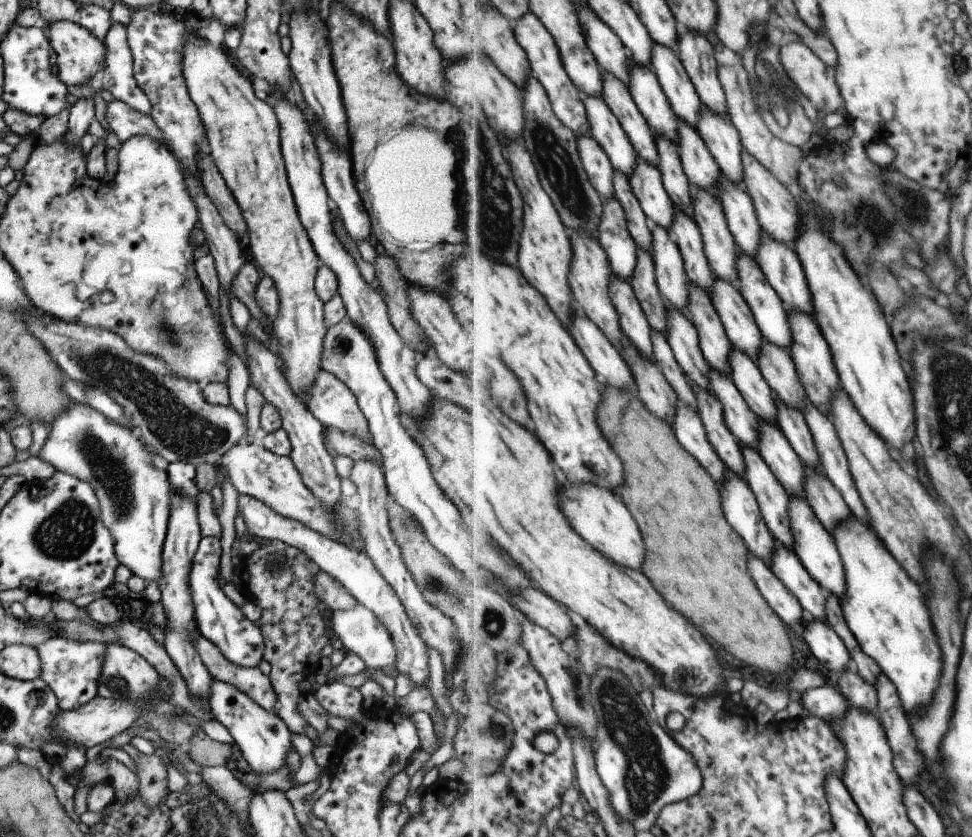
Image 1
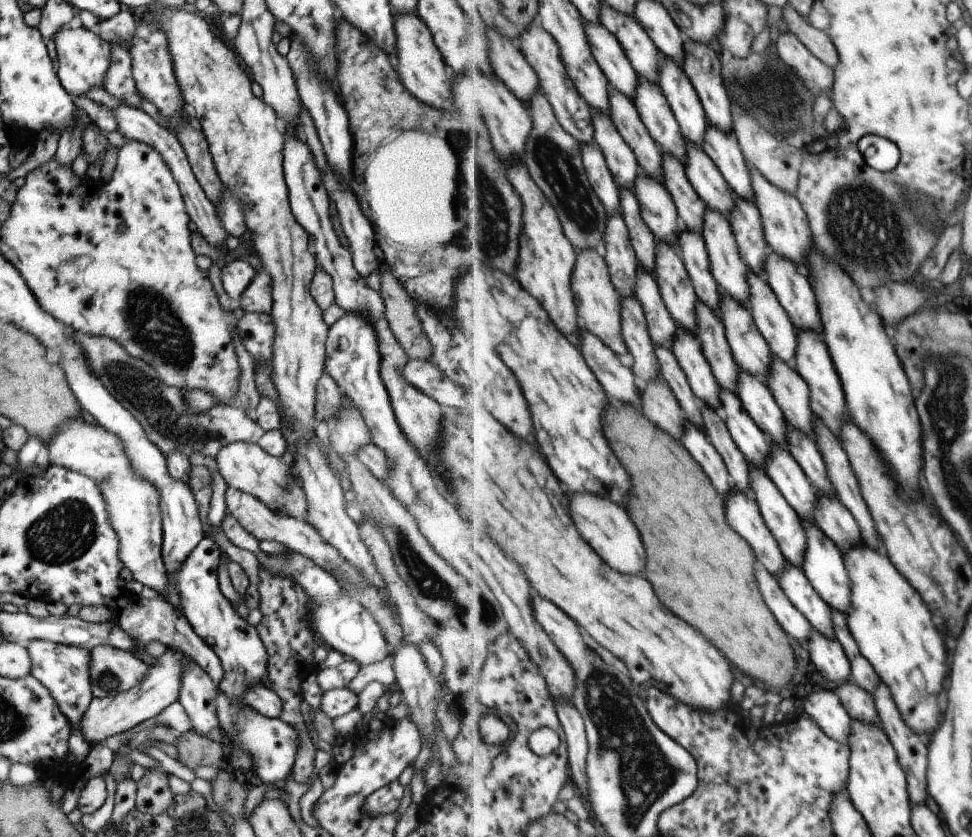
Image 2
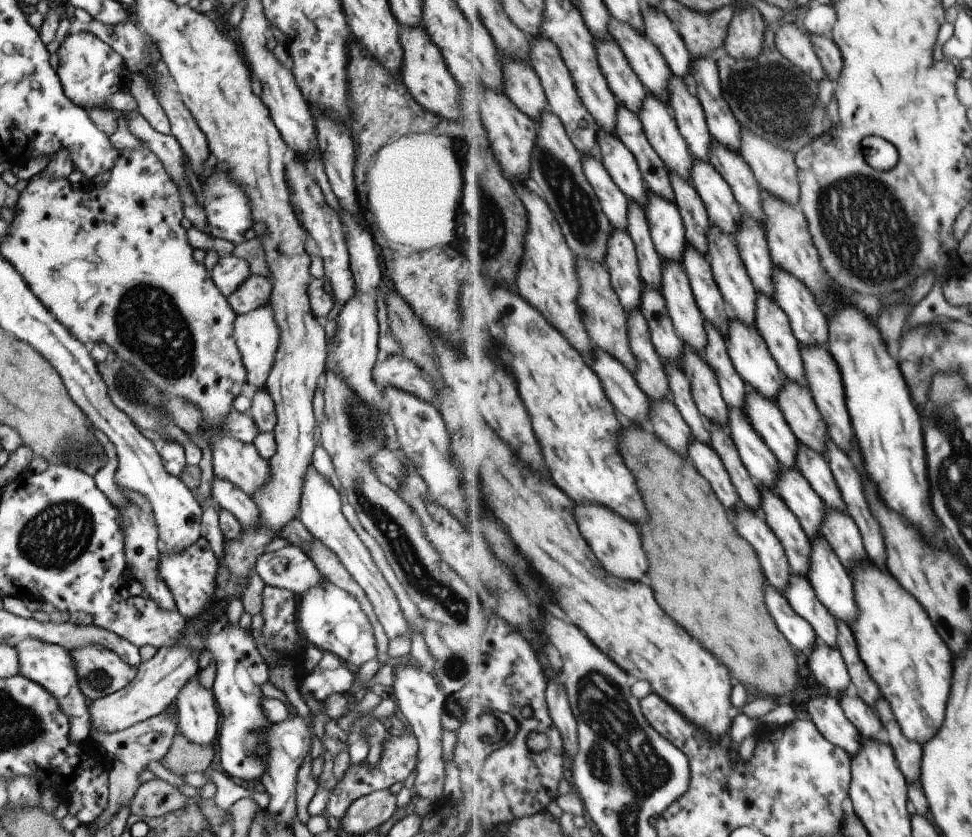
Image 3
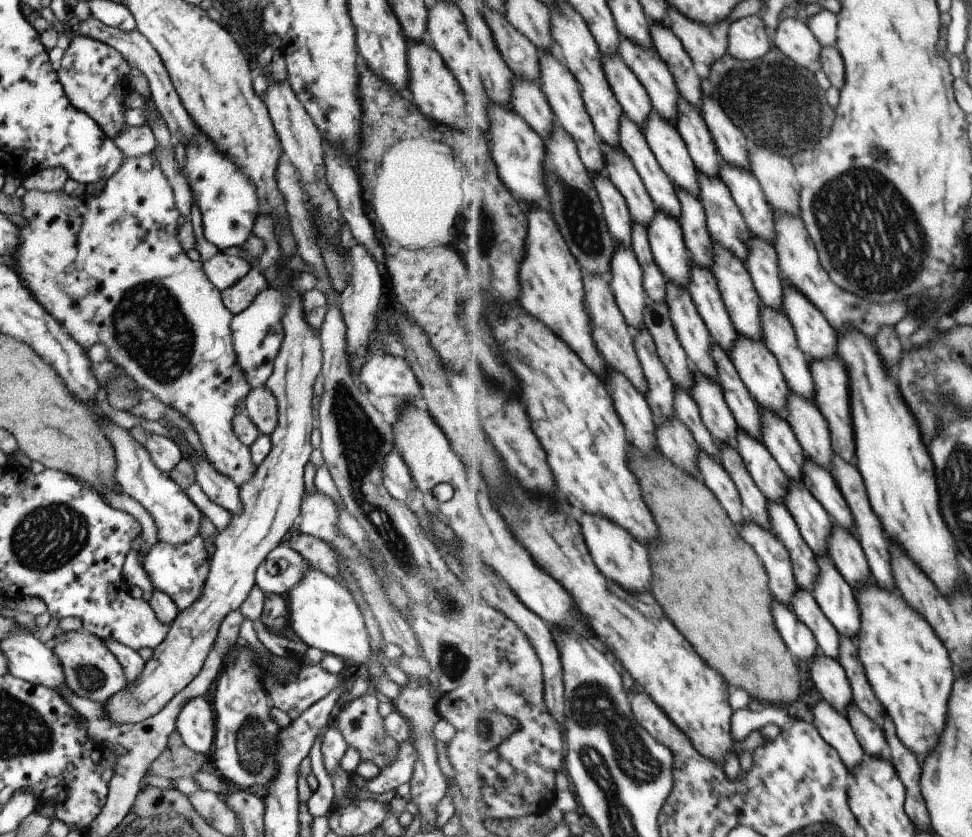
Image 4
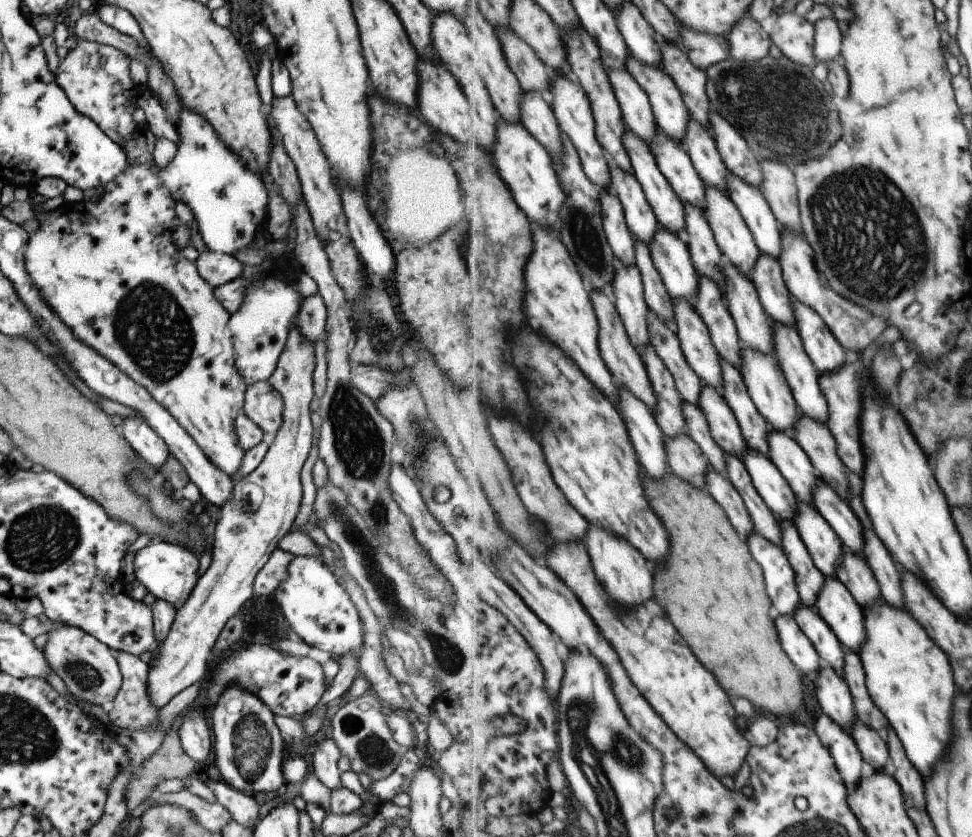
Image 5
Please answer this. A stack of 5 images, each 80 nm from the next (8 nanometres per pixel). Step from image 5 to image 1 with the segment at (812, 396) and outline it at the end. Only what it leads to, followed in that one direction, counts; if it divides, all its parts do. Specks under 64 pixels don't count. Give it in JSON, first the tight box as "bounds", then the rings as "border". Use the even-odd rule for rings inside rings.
{"bounds":[737,250,794,352],"border":[[[740,250],[739,260],[737,260],[737,270],[739,270],[739,276],[741,276],[739,290],[756,316],[757,325],[764,334],[764,339],[774,342],[792,352],[791,345],[793,345],[794,330],[791,330],[789,311],[784,305],[783,300],[779,297],[779,294],[767,281],[763,270],[761,270],[761,266],[751,256],[747,256],[745,252]]]}

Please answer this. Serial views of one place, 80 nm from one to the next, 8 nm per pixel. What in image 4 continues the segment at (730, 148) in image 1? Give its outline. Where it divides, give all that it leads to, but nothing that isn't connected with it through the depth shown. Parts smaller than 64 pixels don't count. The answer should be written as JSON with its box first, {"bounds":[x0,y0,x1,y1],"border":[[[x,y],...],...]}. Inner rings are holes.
{"bounds":[720,162,776,244],"border":[[[720,162],[720,177],[729,185],[751,232],[774,244],[776,220],[759,179],[743,167]]]}

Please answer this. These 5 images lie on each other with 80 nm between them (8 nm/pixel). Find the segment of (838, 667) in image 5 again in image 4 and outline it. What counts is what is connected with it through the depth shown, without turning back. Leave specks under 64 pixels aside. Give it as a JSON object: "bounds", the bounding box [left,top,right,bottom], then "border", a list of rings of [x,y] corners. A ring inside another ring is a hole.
{"bounds":[791,589,842,659],"border":[[[797,589],[791,608],[815,634],[820,646],[819,653],[839,659],[842,634],[829,620],[815,594],[807,589]]]}

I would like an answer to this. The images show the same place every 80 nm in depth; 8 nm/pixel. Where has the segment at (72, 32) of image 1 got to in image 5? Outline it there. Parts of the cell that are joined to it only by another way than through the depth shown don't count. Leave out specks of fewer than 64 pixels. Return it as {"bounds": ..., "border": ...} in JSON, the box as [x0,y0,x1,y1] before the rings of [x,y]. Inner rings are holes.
{"bounds":[54,39,138,146],"border":[[[78,39],[75,46],[67,51],[54,74],[55,82],[66,94],[71,106],[79,114],[90,118],[105,136],[119,146],[137,127],[131,114],[135,109],[133,99],[138,88],[129,78],[128,58],[116,48]]]}

